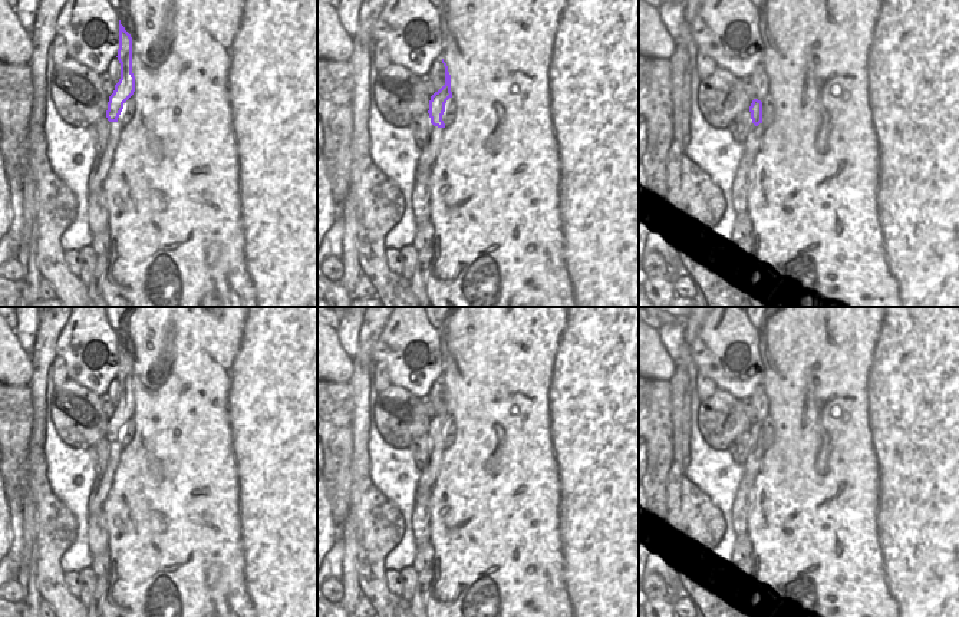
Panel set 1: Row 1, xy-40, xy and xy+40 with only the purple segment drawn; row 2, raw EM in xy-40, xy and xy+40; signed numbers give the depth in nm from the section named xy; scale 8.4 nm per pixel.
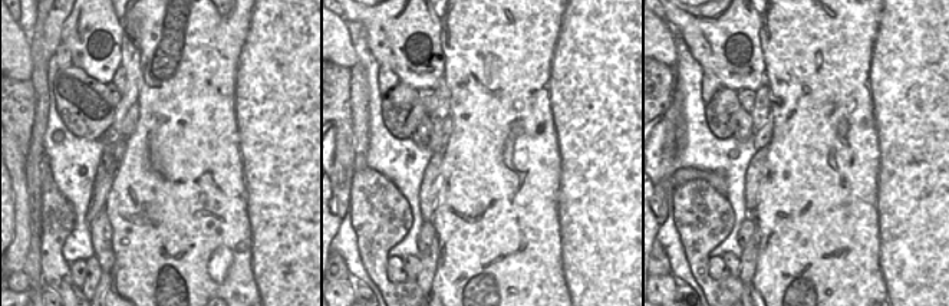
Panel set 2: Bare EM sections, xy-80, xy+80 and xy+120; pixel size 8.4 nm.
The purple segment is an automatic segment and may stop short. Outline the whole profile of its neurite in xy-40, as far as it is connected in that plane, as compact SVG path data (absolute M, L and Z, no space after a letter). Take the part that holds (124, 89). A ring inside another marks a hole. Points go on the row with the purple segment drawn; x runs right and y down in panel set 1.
M119 20L119 49L118 60L121 63L121 79L115 85L113 93L109 96L106 118L109 123L109 136L106 149L98 154L95 164L89 175L89 194L102 188L103 181L108 178L108 172L113 162L113 155L119 143L122 126L118 123L118 118L123 109L123 103L135 92L135 76L132 73L132 37L121 24Z

